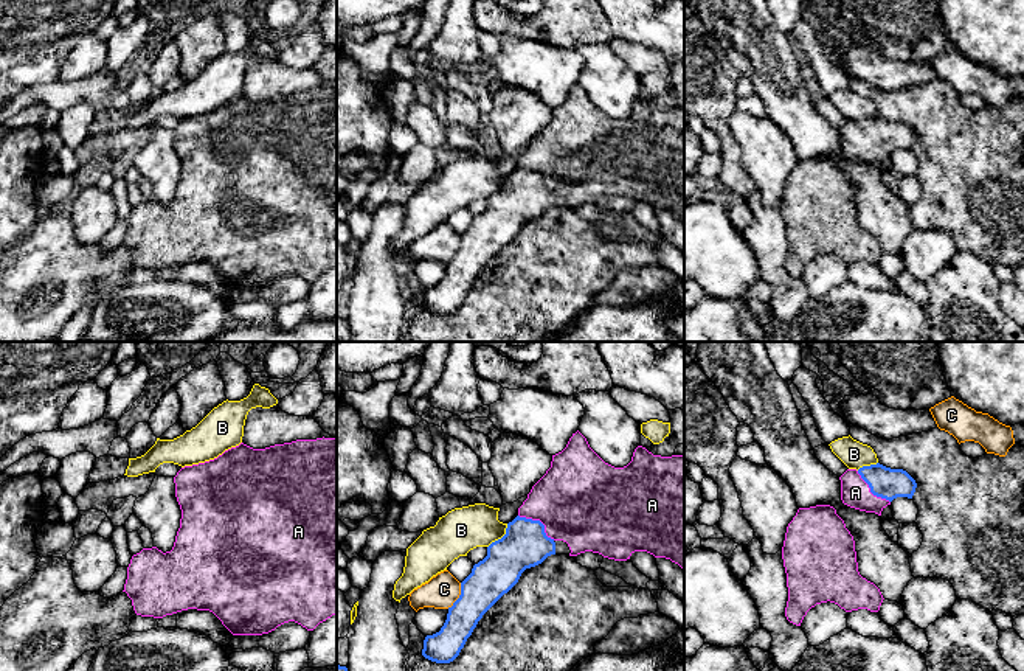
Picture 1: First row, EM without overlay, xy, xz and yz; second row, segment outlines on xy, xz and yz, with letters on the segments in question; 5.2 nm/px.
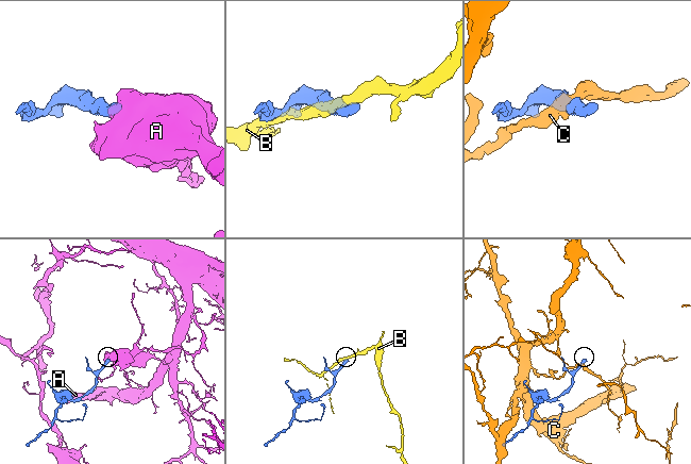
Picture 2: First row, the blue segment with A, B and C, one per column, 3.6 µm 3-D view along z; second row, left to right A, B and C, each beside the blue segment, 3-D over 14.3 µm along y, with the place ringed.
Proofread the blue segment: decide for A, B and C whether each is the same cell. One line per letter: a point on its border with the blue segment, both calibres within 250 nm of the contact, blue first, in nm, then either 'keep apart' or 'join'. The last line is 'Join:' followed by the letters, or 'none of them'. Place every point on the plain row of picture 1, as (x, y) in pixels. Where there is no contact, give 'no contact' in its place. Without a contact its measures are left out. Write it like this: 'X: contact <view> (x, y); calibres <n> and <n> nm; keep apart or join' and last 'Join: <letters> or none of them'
A: contact xz (540, 174); calibres 240 and 460 nm; join
B: contact xz (501, 190); calibres 240 and 220 nm; keep apart
C: contact xz (460, 249); calibres 220 and 170 nm; keep apart
Join: A

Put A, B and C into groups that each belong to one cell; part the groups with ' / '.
A / B / C

